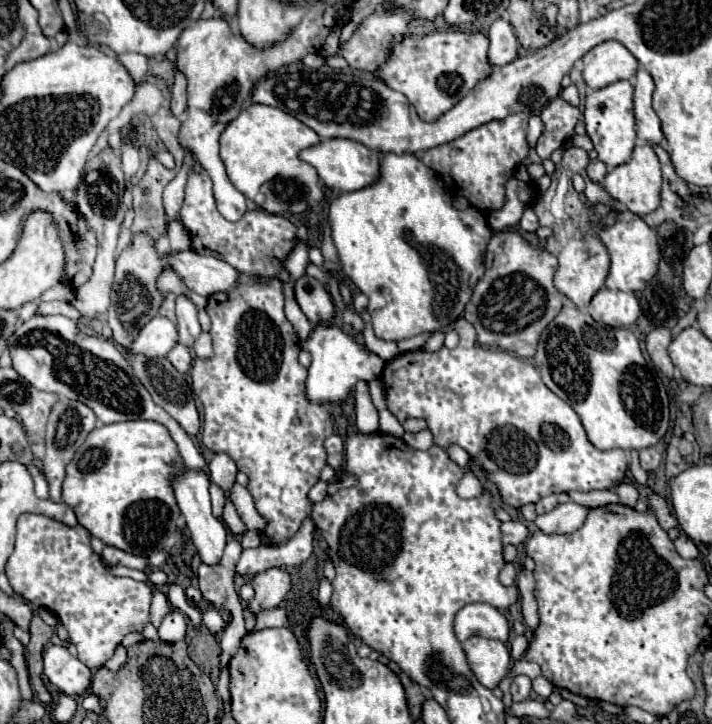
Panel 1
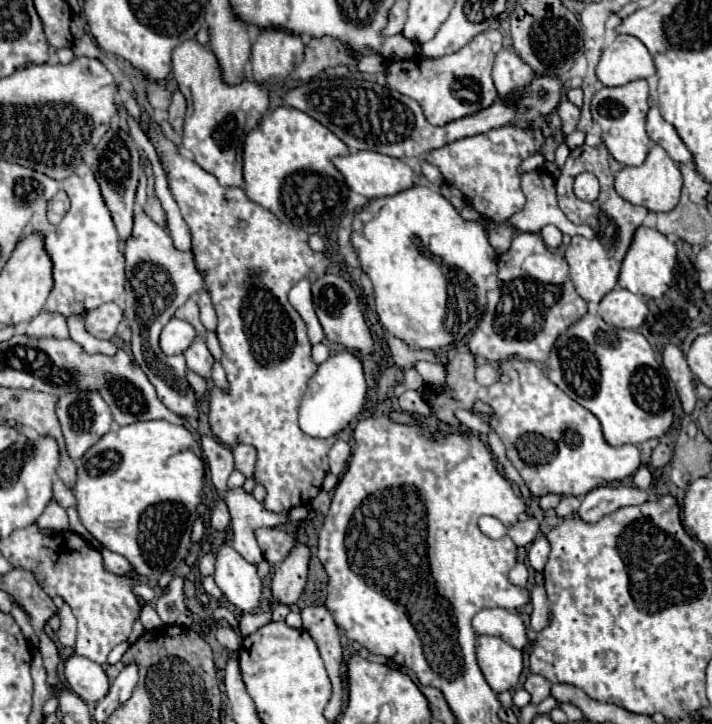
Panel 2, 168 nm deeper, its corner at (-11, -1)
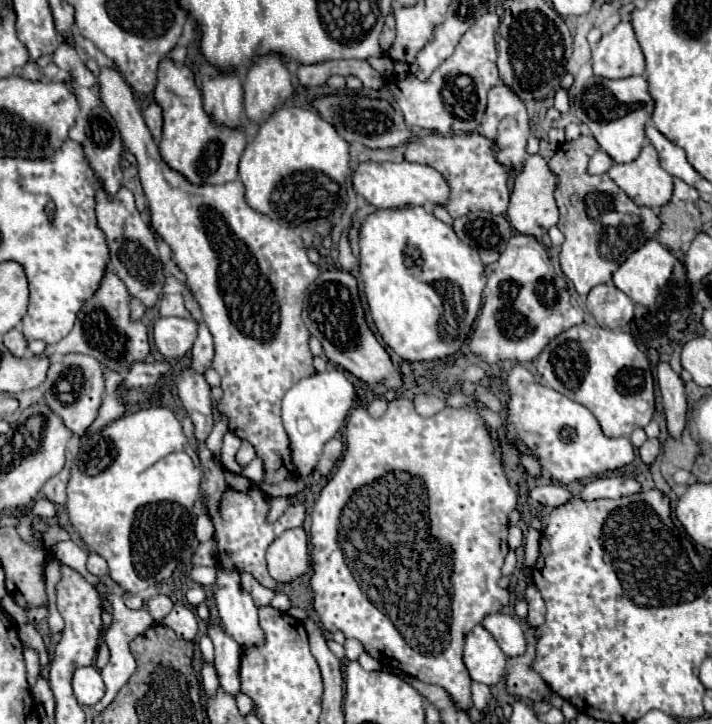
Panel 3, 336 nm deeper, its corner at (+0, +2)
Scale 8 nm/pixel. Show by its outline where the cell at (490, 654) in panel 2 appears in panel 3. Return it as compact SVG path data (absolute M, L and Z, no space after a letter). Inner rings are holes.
M476 625L466 635L464 665L468 667L472 681L484 685L496 685L506 675L506 655L482 625Z

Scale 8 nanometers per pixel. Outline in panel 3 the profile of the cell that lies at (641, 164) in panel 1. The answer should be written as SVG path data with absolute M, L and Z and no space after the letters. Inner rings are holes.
M650 143L632 163L614 165L608 175L636 205L656 209L672 197L672 175L660 167L658 153Z

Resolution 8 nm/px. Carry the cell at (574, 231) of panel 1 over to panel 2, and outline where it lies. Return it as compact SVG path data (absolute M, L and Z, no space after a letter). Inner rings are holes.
M583 144L583 146L571 150L567 162L561 166L561 174L557 176L557 200L559 200L559 208L563 210L563 214L573 224L585 224L585 226L593 228L593 232L595 232L595 238L591 238L591 240L585 240L583 236L573 236L571 244L565 250L565 260L569 264L569 278L573 280L577 294L585 302L595 302L595 304L601 302L601 298L617 286L623 256L627 254L627 250L631 246L635 230L643 224L643 220L649 214L647 208L635 206L631 202L623 200L615 192L613 172L609 170L607 156L609 156L609 152L607 152L605 144L599 144L599 146ZM581 172L591 172L597 176L597 180L601 184L597 202L583 202L573 194L573 180Z

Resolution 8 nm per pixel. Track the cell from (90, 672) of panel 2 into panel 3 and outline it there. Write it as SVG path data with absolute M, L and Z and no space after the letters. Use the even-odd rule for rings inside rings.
M94 665L78 667L72 675L72 689L80 705L96 705L96 701L100 701L104 695L104 681L100 677L100 671Z

